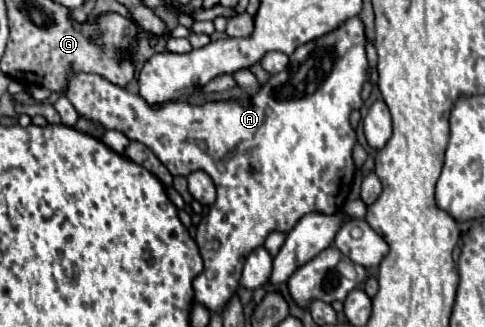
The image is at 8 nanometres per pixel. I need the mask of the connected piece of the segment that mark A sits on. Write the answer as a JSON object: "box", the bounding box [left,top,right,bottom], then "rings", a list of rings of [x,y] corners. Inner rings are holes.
{"box":[67,17,367,311],"rings":[[[351,17],[347,19],[341,27],[337,27],[335,31],[315,39],[315,41],[309,41],[305,45],[299,45],[299,49],[295,49],[295,53],[291,55],[291,67],[287,67],[285,71],[273,75],[257,95],[253,95],[251,99],[249,97],[243,97],[243,99],[235,99],[235,101],[217,101],[217,103],[205,103],[205,105],[189,105],[187,101],[169,101],[167,105],[159,105],[159,107],[149,107],[143,97],[139,95],[133,95],[129,91],[125,91],[123,87],[95,75],[95,73],[75,73],[69,83],[67,83],[67,99],[73,103],[73,107],[77,109],[77,113],[91,121],[91,123],[97,123],[101,125],[103,129],[117,129],[121,133],[125,133],[131,141],[139,141],[143,143],[145,147],[149,147],[155,157],[169,169],[171,175],[189,175],[191,171],[197,171],[197,169],[203,169],[205,173],[211,175],[211,179],[215,181],[216,187],[216,200],[215,204],[212,204],[206,216],[204,216],[197,226],[195,239],[197,239],[197,245],[199,245],[199,253],[203,257],[203,263],[205,263],[205,269],[203,273],[195,279],[195,299],[203,305],[207,305],[211,311],[221,311],[223,305],[227,305],[227,301],[233,297],[233,293],[237,291],[239,287],[239,279],[241,279],[241,269],[243,269],[243,263],[247,259],[247,255],[255,249],[255,247],[261,247],[267,239],[269,233],[277,231],[277,229],[293,229],[295,223],[307,215],[307,213],[313,213],[313,211],[321,211],[321,213],[335,213],[343,207],[345,199],[347,199],[347,193],[351,189],[351,181],[353,181],[353,175],[355,175],[355,165],[353,165],[353,157],[351,157],[351,149],[355,145],[355,131],[353,127],[349,125],[349,115],[353,109],[361,109],[361,89],[363,89],[363,83],[367,81],[367,55],[365,55],[365,45],[367,45],[367,37],[365,37],[365,25],[359,17]]]}

